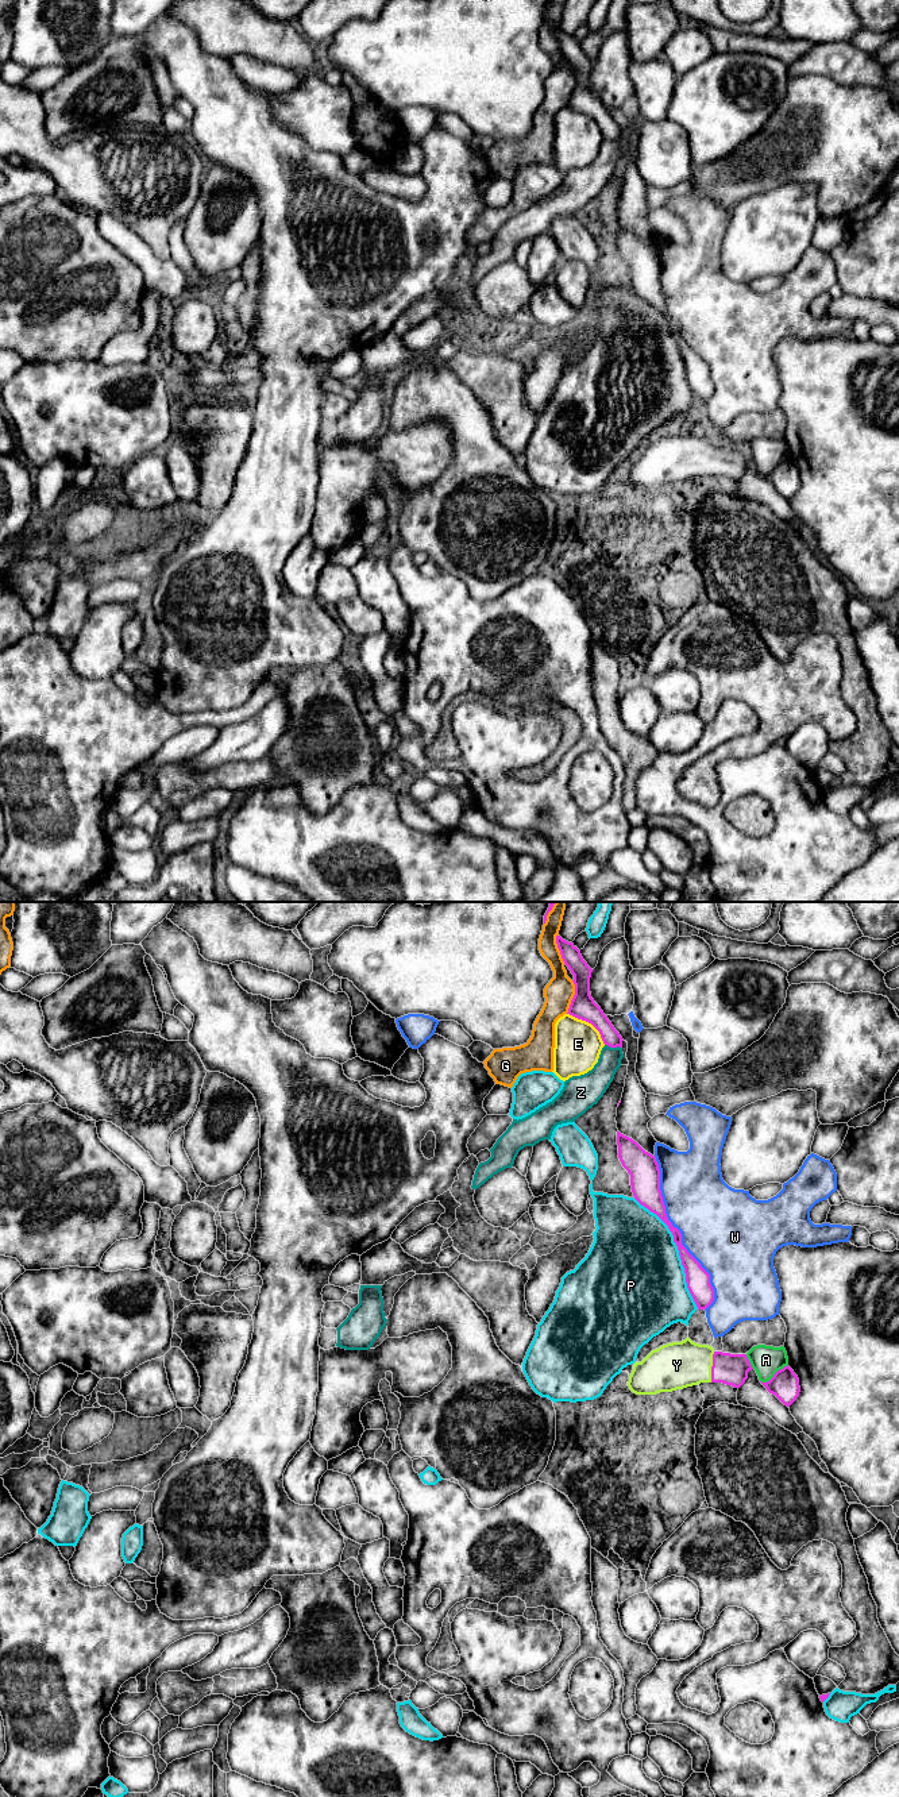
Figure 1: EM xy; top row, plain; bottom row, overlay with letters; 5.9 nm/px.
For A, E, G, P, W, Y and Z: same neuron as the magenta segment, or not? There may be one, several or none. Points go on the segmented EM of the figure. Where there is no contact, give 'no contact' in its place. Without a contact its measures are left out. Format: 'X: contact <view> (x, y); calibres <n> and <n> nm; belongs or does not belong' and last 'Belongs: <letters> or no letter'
A: contact xy (774, 1375); calibres 170 and 180 nm; does not belong
E: contact xy (589, 1022); calibres 150 and 280 nm; does not belong
G: contact xy (574, 997); calibres 150 and 170 nm; does not belong
P: contact xy (678, 1249); calibres 140 and 500 nm; does not belong
W: contact xy (679, 1233); calibres 120 and 480 nm; does not belong
Y: contact xy (712, 1366); calibres 190 and 280 nm; belongs
Z: contact xy (613, 1047); calibres 120 and 160 nm; does not belong
Belongs: Y

